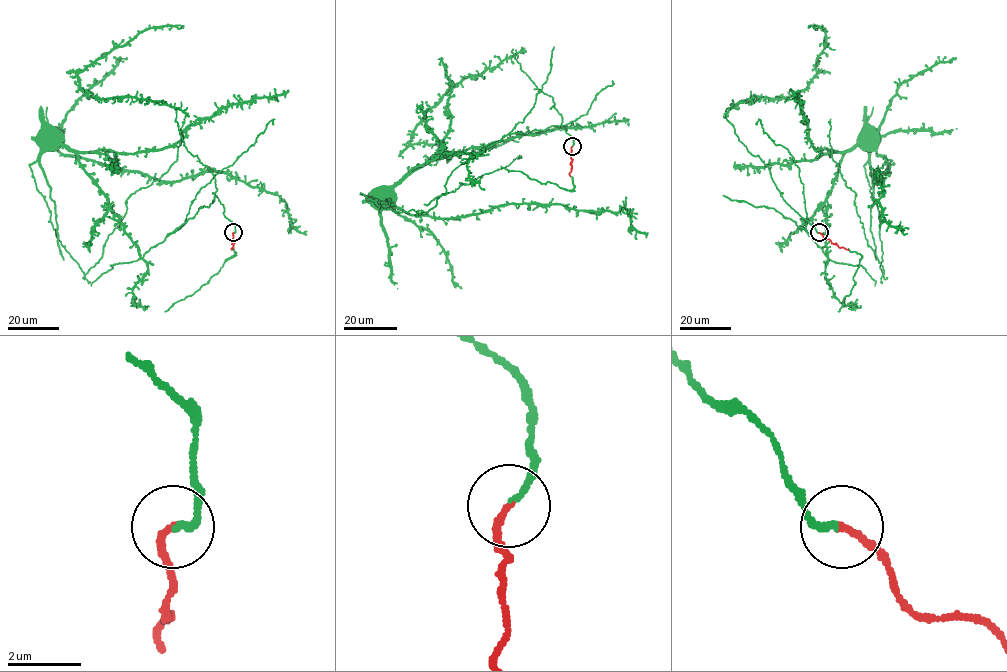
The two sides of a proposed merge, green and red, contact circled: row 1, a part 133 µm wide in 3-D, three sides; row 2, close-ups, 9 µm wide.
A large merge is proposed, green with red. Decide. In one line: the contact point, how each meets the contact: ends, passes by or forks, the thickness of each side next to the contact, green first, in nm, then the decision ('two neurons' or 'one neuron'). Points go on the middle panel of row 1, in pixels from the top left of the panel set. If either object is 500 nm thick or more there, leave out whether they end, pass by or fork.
place (572, 146); green ends; red ends; calibres 180 and 180 nm; one neuron

